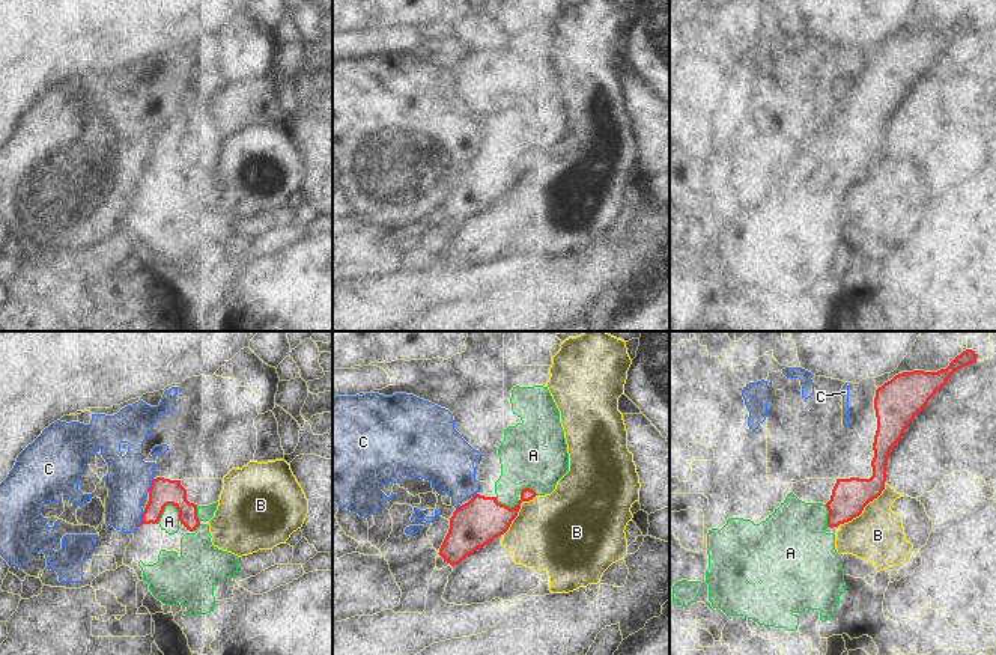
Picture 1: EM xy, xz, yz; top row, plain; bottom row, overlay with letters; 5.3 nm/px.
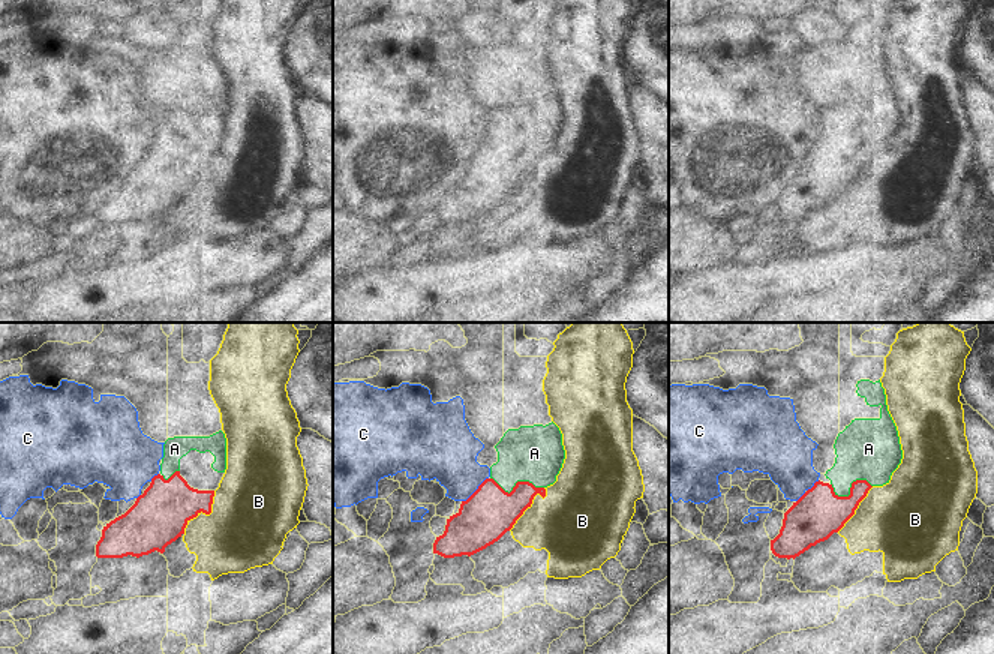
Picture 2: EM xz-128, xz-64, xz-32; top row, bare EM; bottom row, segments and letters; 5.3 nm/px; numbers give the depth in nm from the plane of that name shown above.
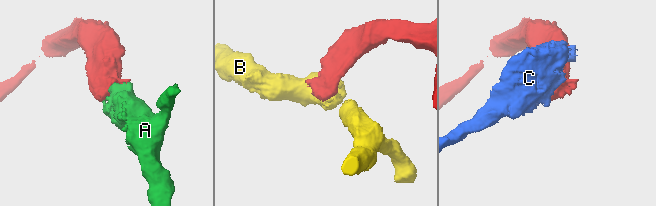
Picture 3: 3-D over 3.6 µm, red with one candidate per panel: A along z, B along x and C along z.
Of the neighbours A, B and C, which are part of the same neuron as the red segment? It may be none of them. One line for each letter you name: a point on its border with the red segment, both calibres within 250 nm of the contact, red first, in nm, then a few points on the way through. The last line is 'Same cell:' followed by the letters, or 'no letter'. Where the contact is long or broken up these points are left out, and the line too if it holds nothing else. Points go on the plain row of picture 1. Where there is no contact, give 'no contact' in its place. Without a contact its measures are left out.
A: meets red in xy at (163, 172); 140 nm thick on the red side, 110 nm on the other; runs through xy (163, 154), (163, 172), (169, 184)
Same cell: A

